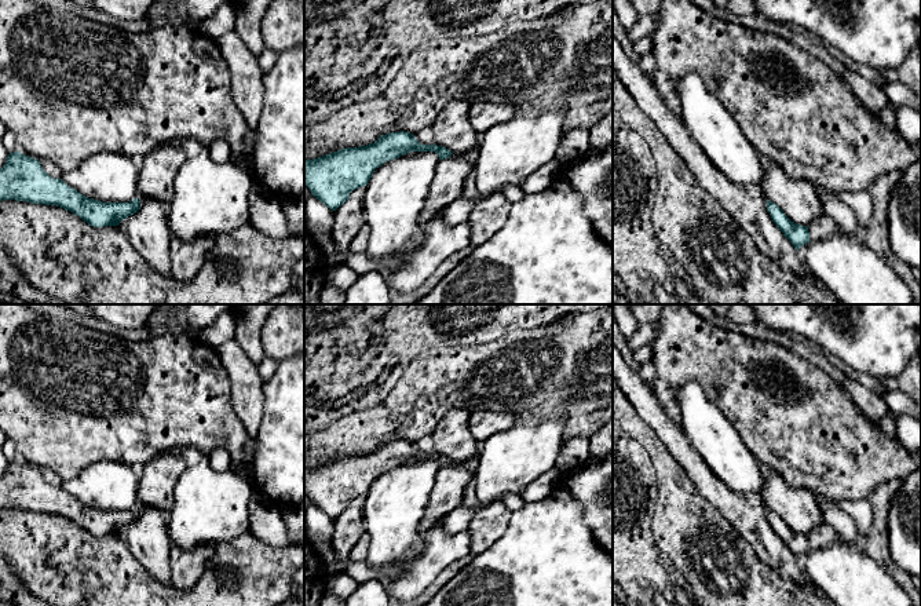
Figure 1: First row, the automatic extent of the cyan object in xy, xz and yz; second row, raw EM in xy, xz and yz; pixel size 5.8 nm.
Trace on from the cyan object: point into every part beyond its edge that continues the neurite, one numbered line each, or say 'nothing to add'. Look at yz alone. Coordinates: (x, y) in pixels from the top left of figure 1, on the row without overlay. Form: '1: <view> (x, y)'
1: yz (825, 535)

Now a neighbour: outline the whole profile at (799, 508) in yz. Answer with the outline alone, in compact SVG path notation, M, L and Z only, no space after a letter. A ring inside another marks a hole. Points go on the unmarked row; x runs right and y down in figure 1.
M763 467L763 503L768 510L776 512L783 522L801 534L814 533L822 523L822 515L816 496L804 489L793 488L771 468Z

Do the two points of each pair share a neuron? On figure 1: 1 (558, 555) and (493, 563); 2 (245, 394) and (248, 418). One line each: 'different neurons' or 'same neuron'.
1: same neuron
2: same neuron

